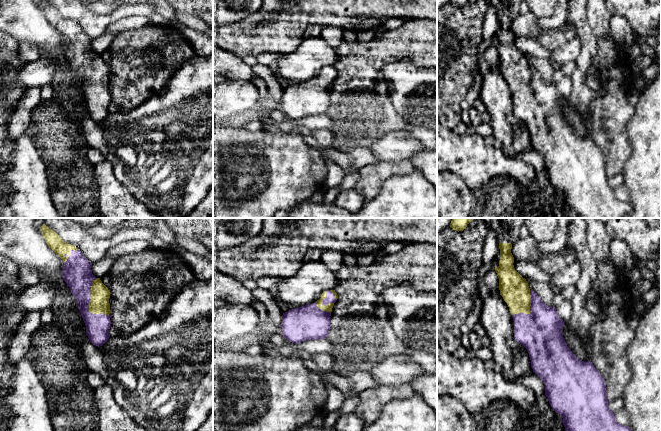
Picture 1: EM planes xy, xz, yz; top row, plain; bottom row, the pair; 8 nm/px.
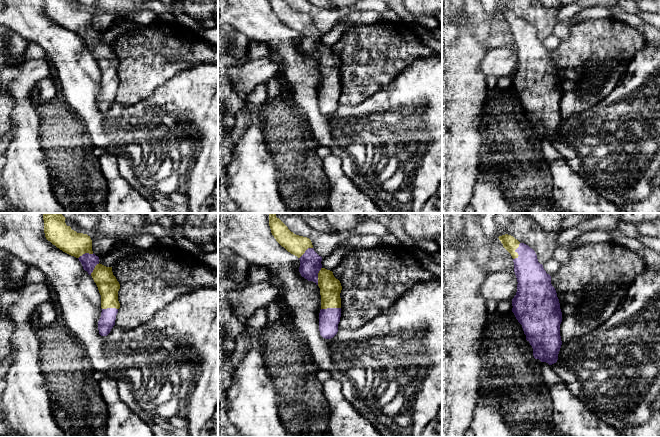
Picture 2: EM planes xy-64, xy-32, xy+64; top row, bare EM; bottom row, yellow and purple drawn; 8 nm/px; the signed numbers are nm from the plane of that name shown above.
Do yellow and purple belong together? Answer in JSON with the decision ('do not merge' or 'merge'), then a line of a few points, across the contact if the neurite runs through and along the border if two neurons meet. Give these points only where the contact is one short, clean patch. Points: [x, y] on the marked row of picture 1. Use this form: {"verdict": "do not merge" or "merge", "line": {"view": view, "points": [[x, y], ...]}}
{"verdict": "merge"}

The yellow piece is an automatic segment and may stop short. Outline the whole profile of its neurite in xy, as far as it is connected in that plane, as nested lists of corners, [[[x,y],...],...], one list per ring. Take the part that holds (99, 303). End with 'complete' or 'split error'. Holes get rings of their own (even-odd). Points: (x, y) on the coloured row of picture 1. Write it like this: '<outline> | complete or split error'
[[[40,227],[49,246],[64,262],[63,279],[77,299],[78,309],[86,326],[90,342],[102,346],[110,337],[110,291],[100,278],[92,274],[92,264],[88,262],[76,246],[64,242],[51,228]]] | split error

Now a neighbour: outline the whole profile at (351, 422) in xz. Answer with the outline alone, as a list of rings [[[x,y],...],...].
[[[354,412],[340,416],[334,425],[337,431],[362,431],[364,427],[363,420]]]

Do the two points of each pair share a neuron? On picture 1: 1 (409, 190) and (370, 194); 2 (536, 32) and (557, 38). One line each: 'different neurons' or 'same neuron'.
1: different neurons
2: same neuron

